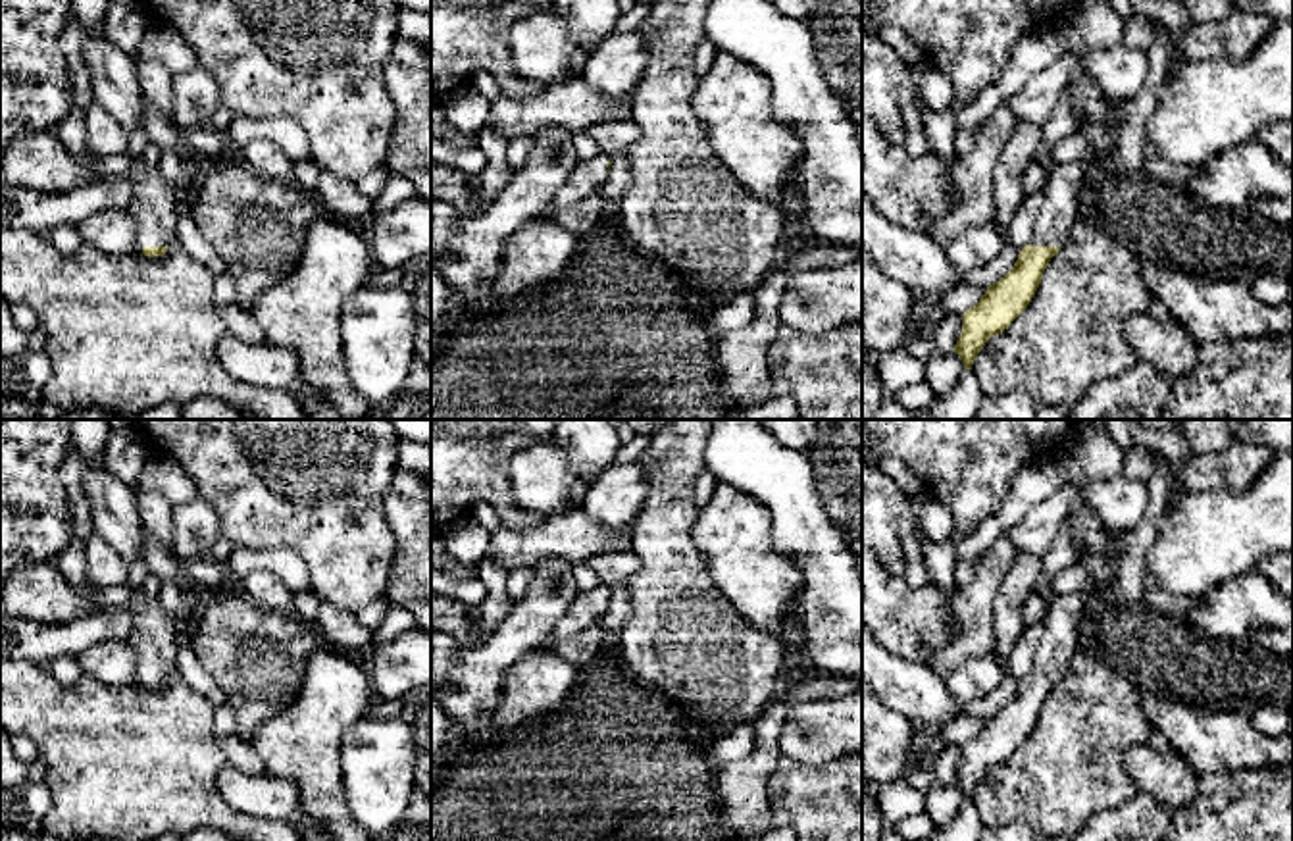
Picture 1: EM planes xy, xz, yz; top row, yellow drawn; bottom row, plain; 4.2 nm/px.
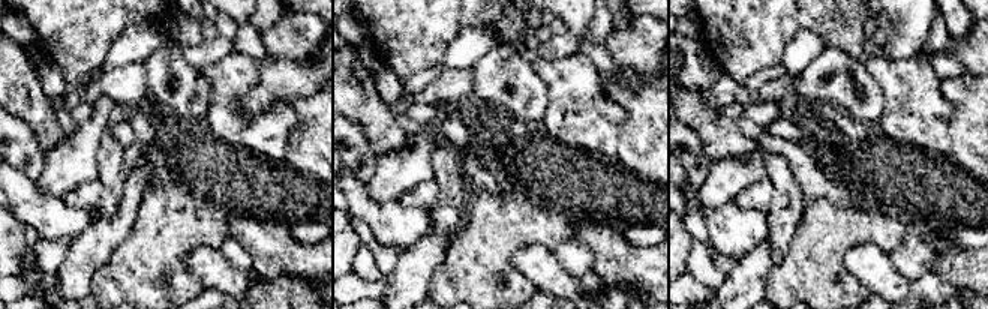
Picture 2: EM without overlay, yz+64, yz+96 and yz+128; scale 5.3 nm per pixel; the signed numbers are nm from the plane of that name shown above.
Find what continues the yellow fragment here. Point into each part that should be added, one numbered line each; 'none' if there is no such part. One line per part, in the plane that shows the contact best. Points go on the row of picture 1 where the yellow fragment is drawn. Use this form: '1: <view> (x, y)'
1: yz (1059, 212)

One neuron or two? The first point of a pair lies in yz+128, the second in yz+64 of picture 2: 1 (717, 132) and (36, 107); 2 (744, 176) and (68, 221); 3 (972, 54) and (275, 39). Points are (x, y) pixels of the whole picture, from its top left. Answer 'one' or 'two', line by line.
1: one
2: two
3: one

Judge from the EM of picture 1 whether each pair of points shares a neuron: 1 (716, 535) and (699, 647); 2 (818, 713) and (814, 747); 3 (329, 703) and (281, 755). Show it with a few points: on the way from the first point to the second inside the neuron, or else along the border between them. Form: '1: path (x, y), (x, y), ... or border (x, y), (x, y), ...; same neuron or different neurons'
1: border (693, 532), (693, 543), (712, 582), (737, 611); different neurons
2: path (818, 720), (814, 739); same neuron
3: path (316, 716), (291, 741); same neuron

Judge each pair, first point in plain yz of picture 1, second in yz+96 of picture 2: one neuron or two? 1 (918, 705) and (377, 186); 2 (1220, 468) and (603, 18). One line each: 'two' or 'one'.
1: two
2: two

